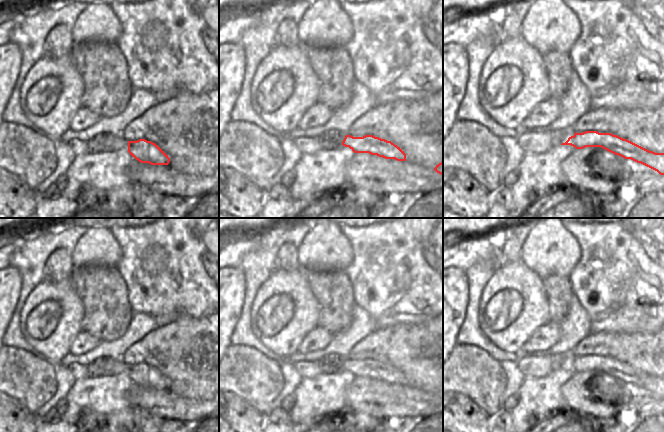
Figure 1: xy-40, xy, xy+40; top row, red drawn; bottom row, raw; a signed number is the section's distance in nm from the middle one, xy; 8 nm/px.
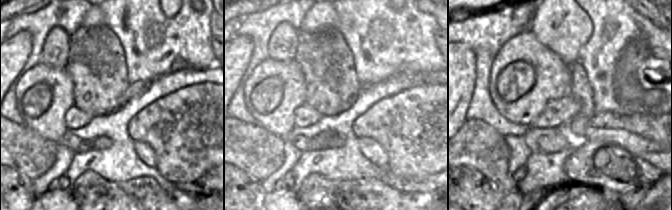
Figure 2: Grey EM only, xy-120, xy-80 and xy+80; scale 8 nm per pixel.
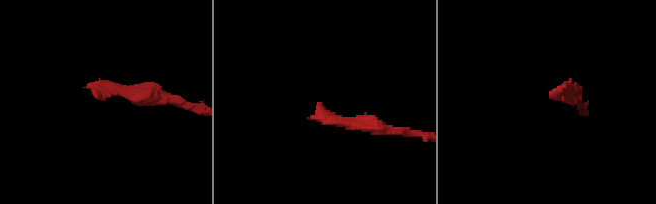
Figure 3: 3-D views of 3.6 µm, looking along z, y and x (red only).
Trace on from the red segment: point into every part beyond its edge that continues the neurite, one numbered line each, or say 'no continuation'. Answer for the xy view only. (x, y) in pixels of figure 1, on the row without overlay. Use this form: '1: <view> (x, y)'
1: xy (331, 364)

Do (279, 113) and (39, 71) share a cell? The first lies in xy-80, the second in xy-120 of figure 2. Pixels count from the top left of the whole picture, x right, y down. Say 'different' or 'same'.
same

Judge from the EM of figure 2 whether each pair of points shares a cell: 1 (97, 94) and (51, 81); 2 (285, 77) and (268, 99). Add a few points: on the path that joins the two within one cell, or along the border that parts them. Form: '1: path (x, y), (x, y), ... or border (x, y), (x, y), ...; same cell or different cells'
1: border (64, 68), (72, 81), (73, 105); different cells
2: path (283, 82), (272, 94); same cell

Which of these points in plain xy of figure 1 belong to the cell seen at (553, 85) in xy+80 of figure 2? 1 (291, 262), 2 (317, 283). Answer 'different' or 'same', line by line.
1: different
2: different

